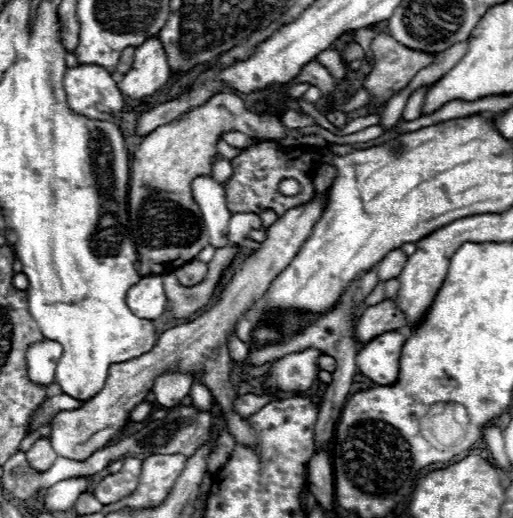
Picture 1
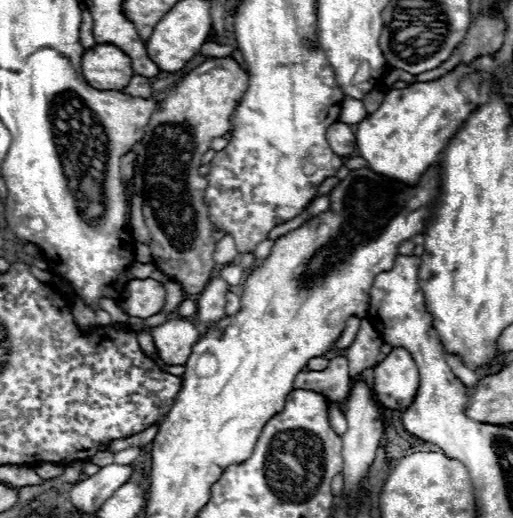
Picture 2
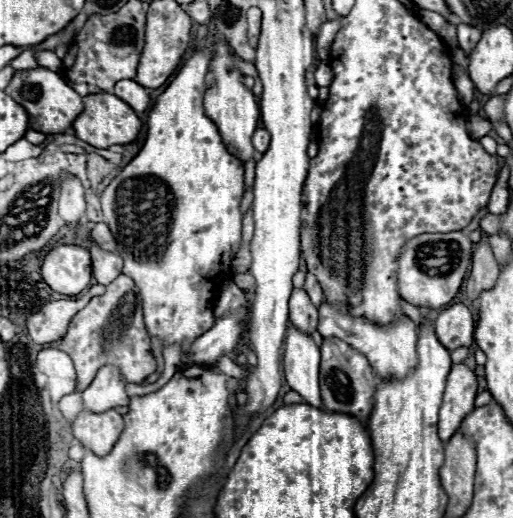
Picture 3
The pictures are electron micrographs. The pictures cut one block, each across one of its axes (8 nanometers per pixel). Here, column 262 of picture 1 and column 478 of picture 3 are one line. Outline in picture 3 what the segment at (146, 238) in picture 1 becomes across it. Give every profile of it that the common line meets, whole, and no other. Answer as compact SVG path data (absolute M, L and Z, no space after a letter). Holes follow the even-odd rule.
M470 116L468 122L466 122L466 128L468 128L468 134L470 134L474 140L480 140L482 136L486 136L486 134L492 130L492 124L490 124L486 118Z

